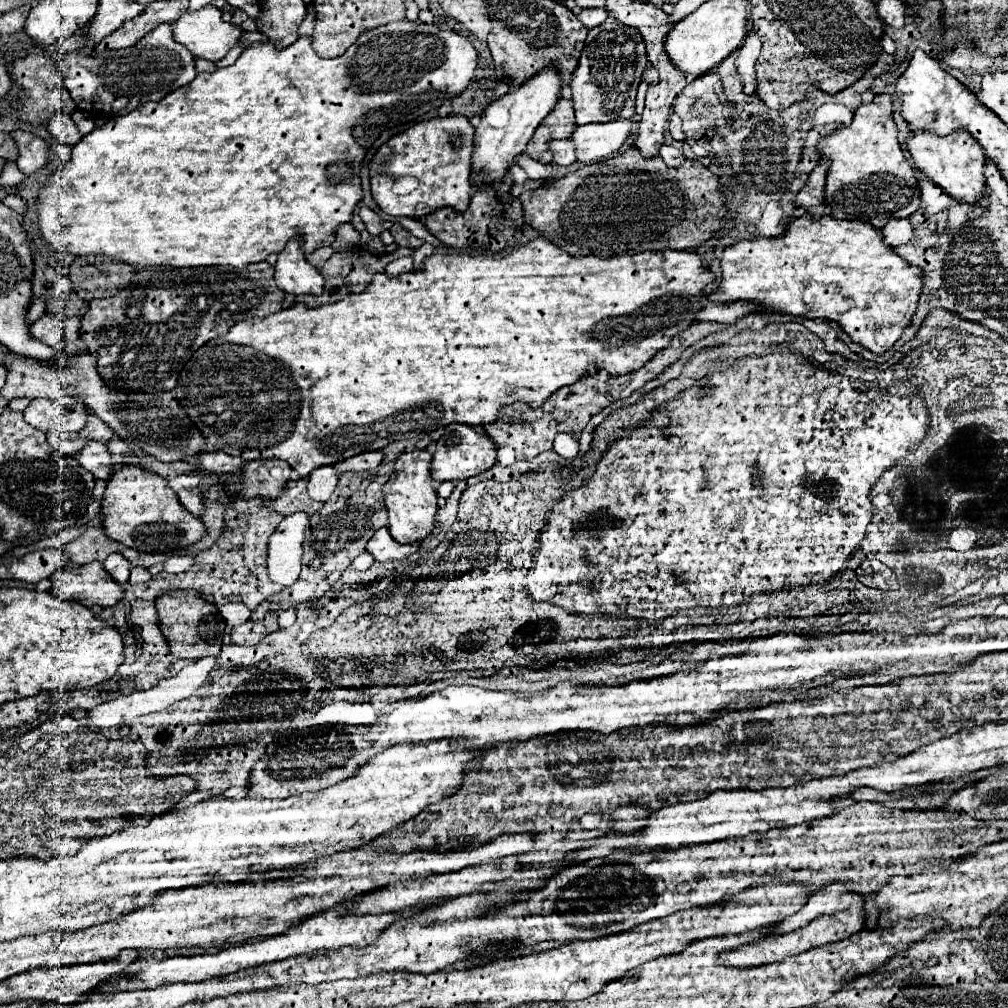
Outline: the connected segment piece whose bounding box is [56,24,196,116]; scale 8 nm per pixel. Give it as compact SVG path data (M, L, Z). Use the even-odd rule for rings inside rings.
M160 24L140 38L132 48L102 54L72 52L66 54L64 60L56 64L56 68L64 72L68 82L66 86L72 92L78 110L88 114L102 112L122 116L146 102L160 102L170 92L190 84L196 78L194 62L196 58L192 52L186 46L174 42L172 26Z

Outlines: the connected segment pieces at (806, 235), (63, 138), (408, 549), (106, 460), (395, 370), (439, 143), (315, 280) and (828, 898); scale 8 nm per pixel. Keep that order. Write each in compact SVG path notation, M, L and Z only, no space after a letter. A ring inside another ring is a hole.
M804 214L802 218L792 220L788 232L780 238L756 238L734 244L724 250L722 270L722 284L708 296L708 300L750 300L760 304L766 312L832 320L848 332L852 342L874 354L884 354L900 340L904 328L912 324L912 316L922 294L922 268L908 264L894 252L894 248L886 246L880 228L872 228L868 222L836 220L832 216L814 218L812 214Z
M68 114L52 116L48 121L47 130L55 140L62 144L68 144L68 146L74 146L82 138L82 134L78 132L76 124L72 122L72 118Z
M380 528L366 544L366 550L378 560L378 562L388 562L388 560L402 560L418 550L420 542L414 544L400 544L396 542L386 528Z
M86 442L82 450L76 452L74 456L80 466L84 466L88 472L94 474L98 480L108 480L112 472L112 456L108 448L102 442Z
M538 236L528 244L514 248L514 252L502 252L498 256L434 254L426 260L426 268L422 272L416 270L398 278L386 278L386 274L378 274L362 294L348 294L336 304L326 304L320 308L294 304L292 308L280 310L272 316L244 320L232 326L224 336L210 340L204 344L204 348L194 352L194 356L180 372L180 380L172 392L210 446L232 456L244 456L244 460L278 458L288 462L300 476L308 476L320 466L330 466L362 452L382 450L394 440L410 440L418 436L418 432L432 432L438 426L448 426L452 422L468 426L492 424L498 420L500 408L514 402L526 402L536 410L558 388L570 386L582 376L598 370L606 370L610 376L622 376L640 370L656 352L670 346L676 332L696 324L696 314L704 308L702 300L712 282L714 274L704 268L700 254L672 248L664 248L660 252L640 252L634 256L574 258L566 252L560 252L560 248L556 248L550 240Z
M464 116L432 118L394 136L370 164L372 196L382 212L390 216L422 218L438 208L464 212L470 204L470 156L474 128Z
M300 238L290 240L286 248L278 254L276 262L276 284L288 294L312 294L320 296L324 288L324 278L318 270L304 258L300 248Z
M832 884L826 890L822 890L818 894L812 894L810 902L798 914L788 916L786 920L776 924L774 928L782 930L782 932L788 932L792 928L800 928L800 926L808 924L812 918L816 918L820 914L832 914L832 912L848 908L850 904L864 904L864 902L866 902L864 896L858 896L858 894L852 894L852 892L844 892L842 884Z

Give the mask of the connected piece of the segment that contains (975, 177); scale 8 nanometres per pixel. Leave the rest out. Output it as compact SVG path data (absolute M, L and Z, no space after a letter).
M914 132L908 140L908 150L914 158L916 168L928 176L936 186L946 190L958 202L978 202L986 194L986 178L984 178L984 164L986 156L984 150L968 136L968 132L954 132L946 138L932 136L930 132Z

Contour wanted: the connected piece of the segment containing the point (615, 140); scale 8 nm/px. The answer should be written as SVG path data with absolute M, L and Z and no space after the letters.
M620 118L604 124L586 124L574 130L572 142L576 144L578 162L592 164L604 160L620 150L626 138L632 134L632 120Z

